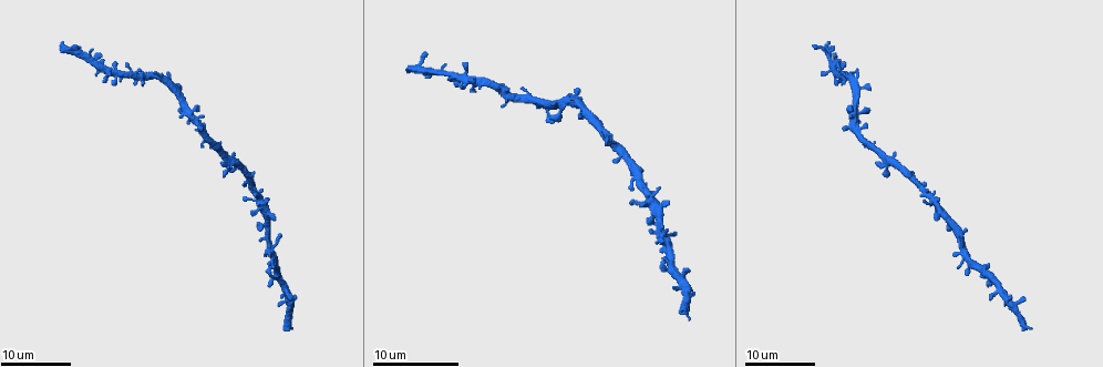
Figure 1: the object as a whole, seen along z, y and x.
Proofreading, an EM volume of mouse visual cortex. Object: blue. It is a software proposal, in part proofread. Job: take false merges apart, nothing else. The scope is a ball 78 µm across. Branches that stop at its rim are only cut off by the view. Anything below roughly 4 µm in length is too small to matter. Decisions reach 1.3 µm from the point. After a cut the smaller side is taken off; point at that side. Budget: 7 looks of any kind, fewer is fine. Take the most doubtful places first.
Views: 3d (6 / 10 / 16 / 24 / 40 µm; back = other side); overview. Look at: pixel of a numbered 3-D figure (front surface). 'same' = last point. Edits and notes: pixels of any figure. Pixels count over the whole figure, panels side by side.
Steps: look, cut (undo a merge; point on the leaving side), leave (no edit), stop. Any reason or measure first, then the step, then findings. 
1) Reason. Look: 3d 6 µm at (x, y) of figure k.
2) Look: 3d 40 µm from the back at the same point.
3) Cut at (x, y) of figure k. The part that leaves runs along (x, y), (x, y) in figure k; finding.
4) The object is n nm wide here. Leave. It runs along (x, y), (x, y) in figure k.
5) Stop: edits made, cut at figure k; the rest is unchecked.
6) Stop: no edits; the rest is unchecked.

Look: 3d 24 µm at (234, 159) of figure 1.

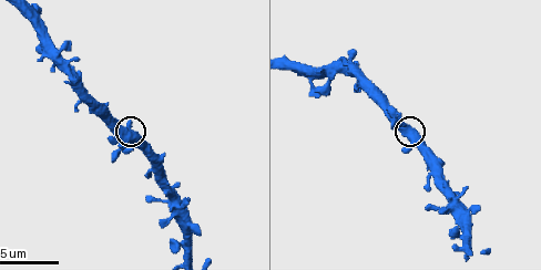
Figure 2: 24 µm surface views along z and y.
Look: 3d 10 µm at (133, 131) of figure 2.

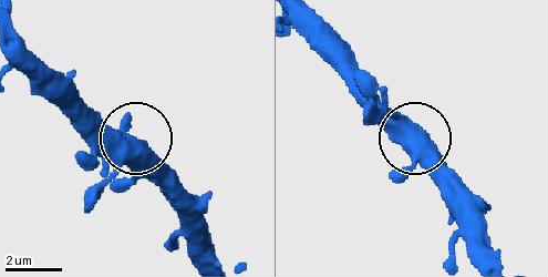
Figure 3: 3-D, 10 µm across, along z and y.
The object is 890 nm wide here. Leave. One neuron here.

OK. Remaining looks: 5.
Calibre changes. Look: 3d 16 µm at (266, 250) of figure 1.

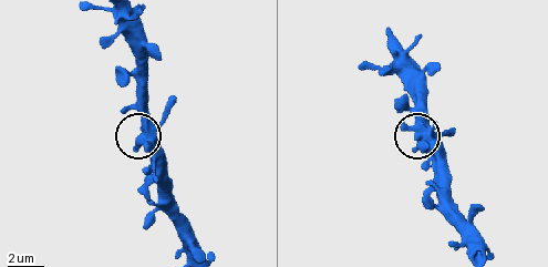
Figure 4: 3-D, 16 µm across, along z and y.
Look: 3d 10 µm at (143, 134) of figure 4.

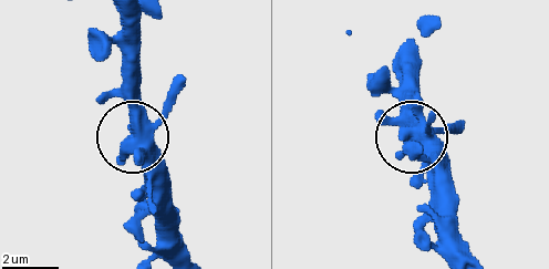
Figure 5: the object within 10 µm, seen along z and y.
Look: 3d 10 µm from the back at (134, 138) of figure 5.

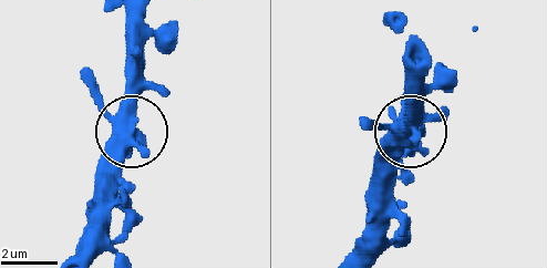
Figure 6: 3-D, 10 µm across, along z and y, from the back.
The object is 500 nm wide here. Leave. All the same neuron.

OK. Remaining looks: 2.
Three arms meet. Look: 3d 16 µm at (308, 70) of figure 2.

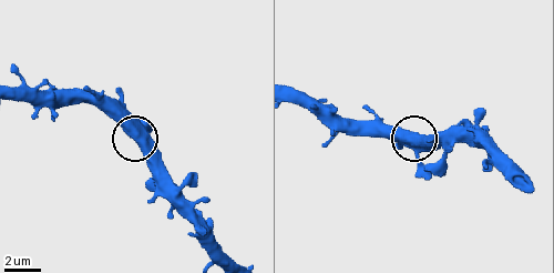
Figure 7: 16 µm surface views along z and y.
The object is 480 nm wide here. Leave. One neuron here.

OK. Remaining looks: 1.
Stop: no edits; the rest is unchecked.

